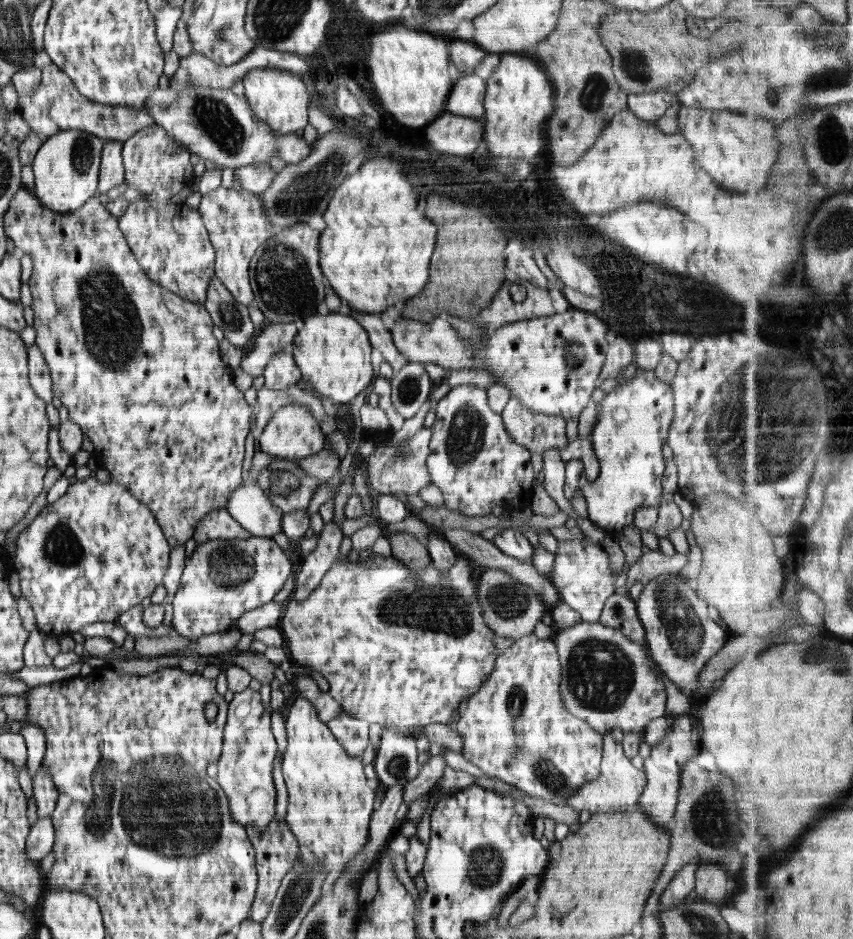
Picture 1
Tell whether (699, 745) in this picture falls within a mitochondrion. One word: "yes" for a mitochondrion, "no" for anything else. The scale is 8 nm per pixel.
no

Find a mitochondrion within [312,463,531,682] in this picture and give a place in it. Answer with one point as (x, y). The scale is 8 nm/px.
(447, 612)

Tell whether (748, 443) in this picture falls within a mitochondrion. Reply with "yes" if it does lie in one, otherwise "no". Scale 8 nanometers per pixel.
yes

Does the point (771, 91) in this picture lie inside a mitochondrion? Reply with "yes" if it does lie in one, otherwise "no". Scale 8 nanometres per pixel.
yes

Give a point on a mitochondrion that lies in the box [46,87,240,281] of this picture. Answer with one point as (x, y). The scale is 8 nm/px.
(81, 153)

